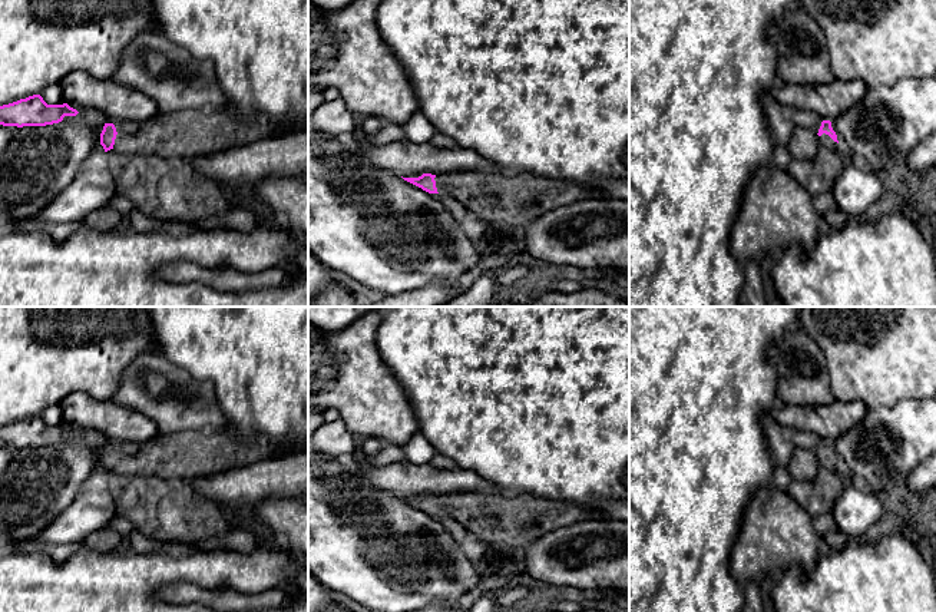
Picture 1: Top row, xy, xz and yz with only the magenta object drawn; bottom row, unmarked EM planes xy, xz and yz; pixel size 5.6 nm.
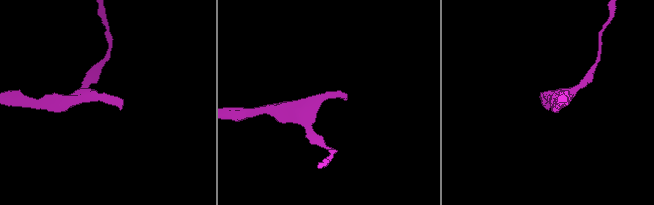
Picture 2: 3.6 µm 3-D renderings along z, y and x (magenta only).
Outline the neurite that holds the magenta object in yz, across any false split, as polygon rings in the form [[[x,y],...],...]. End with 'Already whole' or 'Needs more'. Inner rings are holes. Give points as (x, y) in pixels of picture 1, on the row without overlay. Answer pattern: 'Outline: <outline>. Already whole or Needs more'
Outline: [[[830,441],[821,443],[821,447],[817,456],[818,456],[818,462],[821,467],[831,470],[831,472],[840,472],[840,464],[837,462],[836,453],[831,449]]]. Needs more

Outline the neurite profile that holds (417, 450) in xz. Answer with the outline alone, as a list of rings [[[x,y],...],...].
[[[419,431],[401,446],[406,460],[413,464],[429,464],[437,453],[431,443]]]

